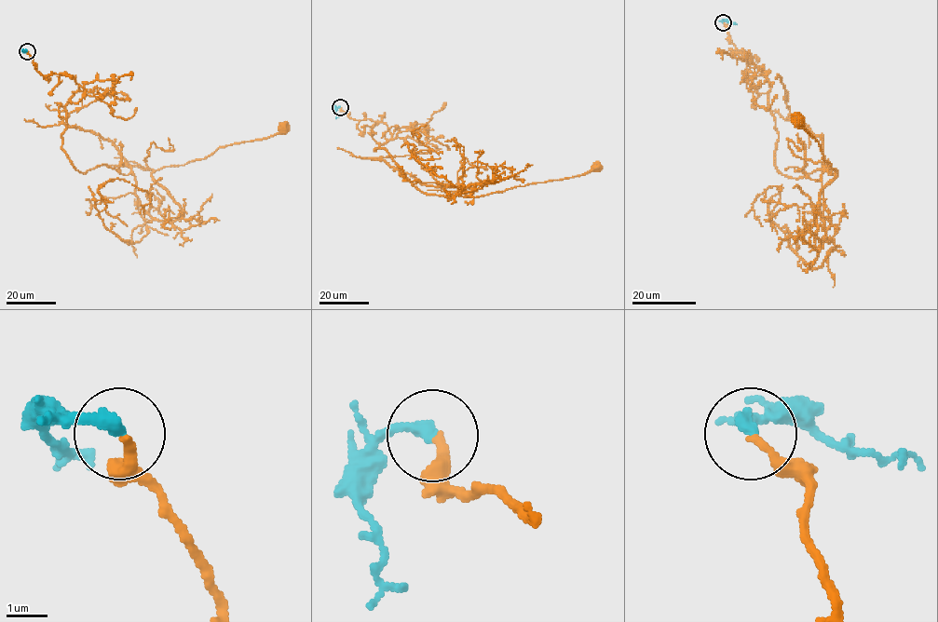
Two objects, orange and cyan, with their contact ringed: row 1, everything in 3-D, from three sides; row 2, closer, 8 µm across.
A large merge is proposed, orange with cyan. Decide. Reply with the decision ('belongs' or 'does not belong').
does not belong

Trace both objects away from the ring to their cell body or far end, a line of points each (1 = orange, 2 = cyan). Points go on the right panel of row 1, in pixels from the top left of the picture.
1: (723, 22), (739, 53), (769, 85), (775, 168), (796, 178), (822, 168), (837, 174), (800, 121)
2: (723, 22), (736, 24)

